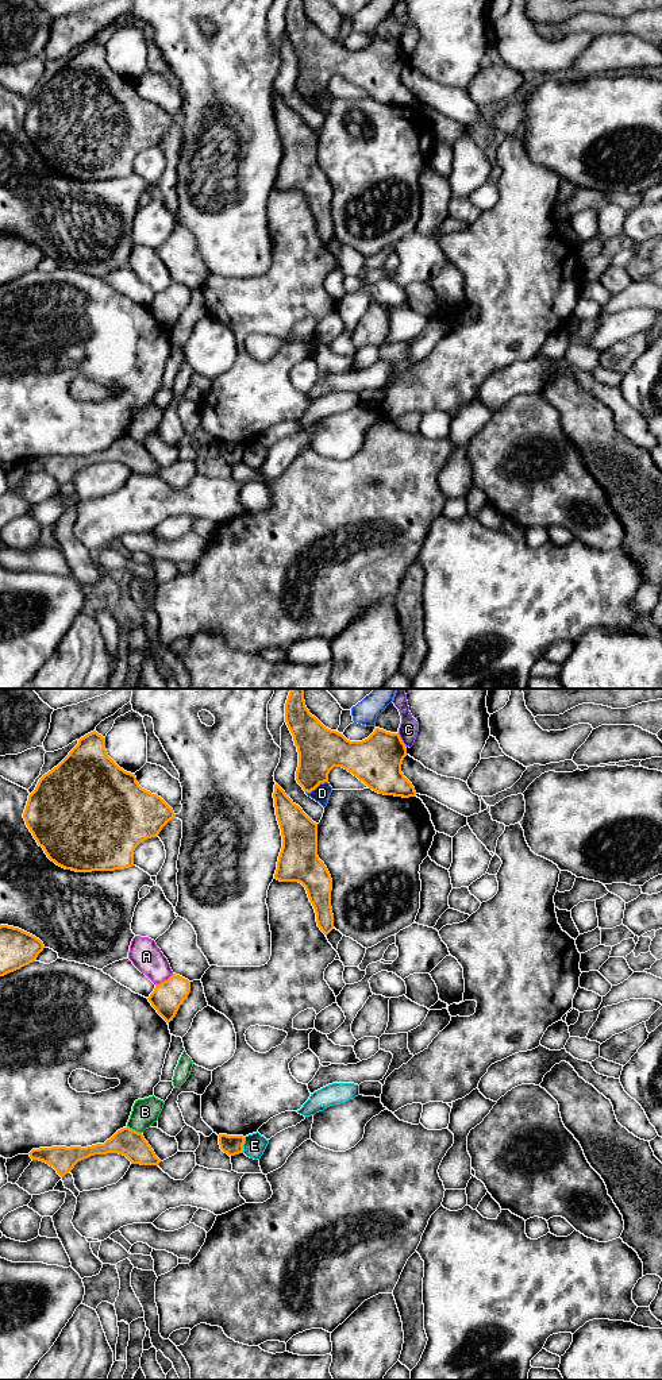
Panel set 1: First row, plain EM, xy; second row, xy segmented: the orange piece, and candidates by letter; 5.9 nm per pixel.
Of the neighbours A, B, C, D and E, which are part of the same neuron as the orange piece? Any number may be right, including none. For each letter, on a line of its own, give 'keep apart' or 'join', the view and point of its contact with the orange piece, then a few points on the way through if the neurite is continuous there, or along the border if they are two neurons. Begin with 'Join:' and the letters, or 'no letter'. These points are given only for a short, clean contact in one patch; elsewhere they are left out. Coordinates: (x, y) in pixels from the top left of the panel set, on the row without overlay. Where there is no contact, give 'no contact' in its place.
Join: no letter
A: keep apart | xy (165, 289)
B: keep apart | xy (134, 439)
C: keep apart | xy (401, 49)
D: keep apart | xy (316, 95)
E: keep apart | xy (242, 454) | along xy (245, 446), (242, 461)

